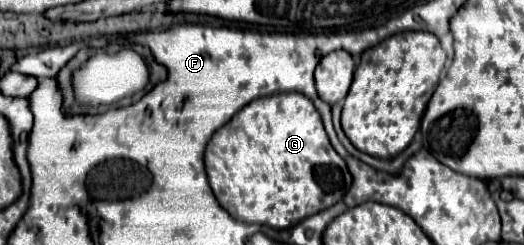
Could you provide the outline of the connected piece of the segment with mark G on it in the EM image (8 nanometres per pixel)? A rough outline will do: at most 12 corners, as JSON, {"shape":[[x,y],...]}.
{"shape":[[301,93],[245,105],[211,137],[229,215],[289,229],[351,187]]}

